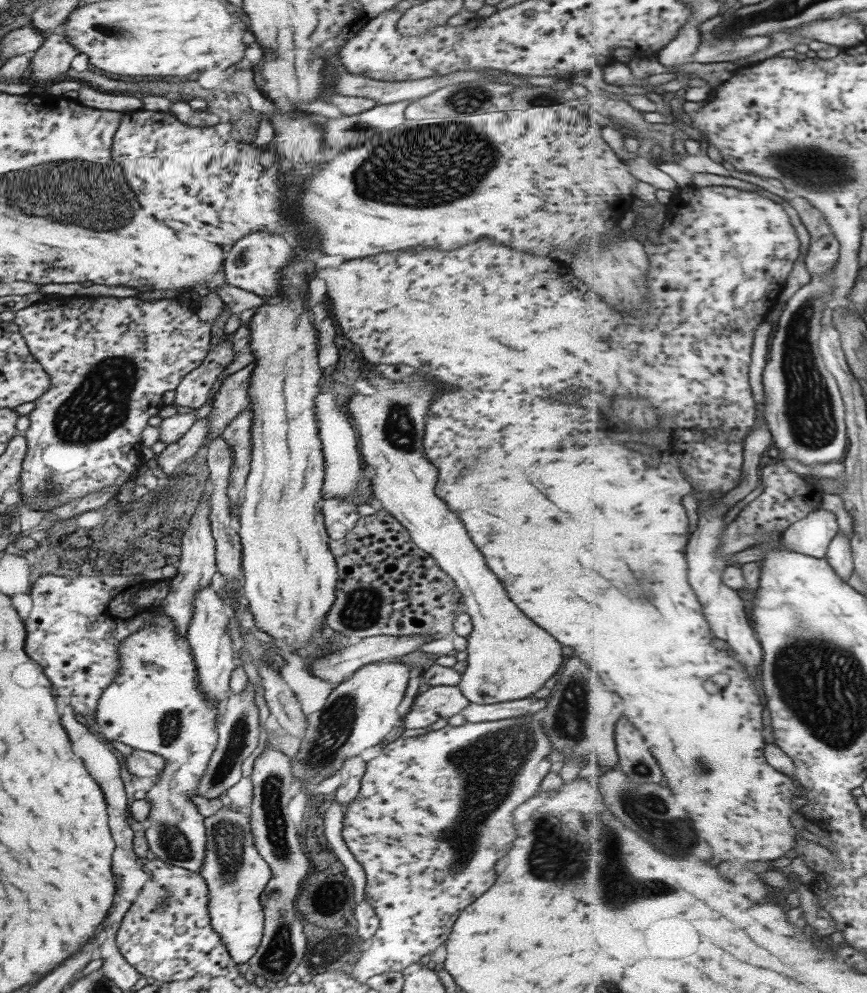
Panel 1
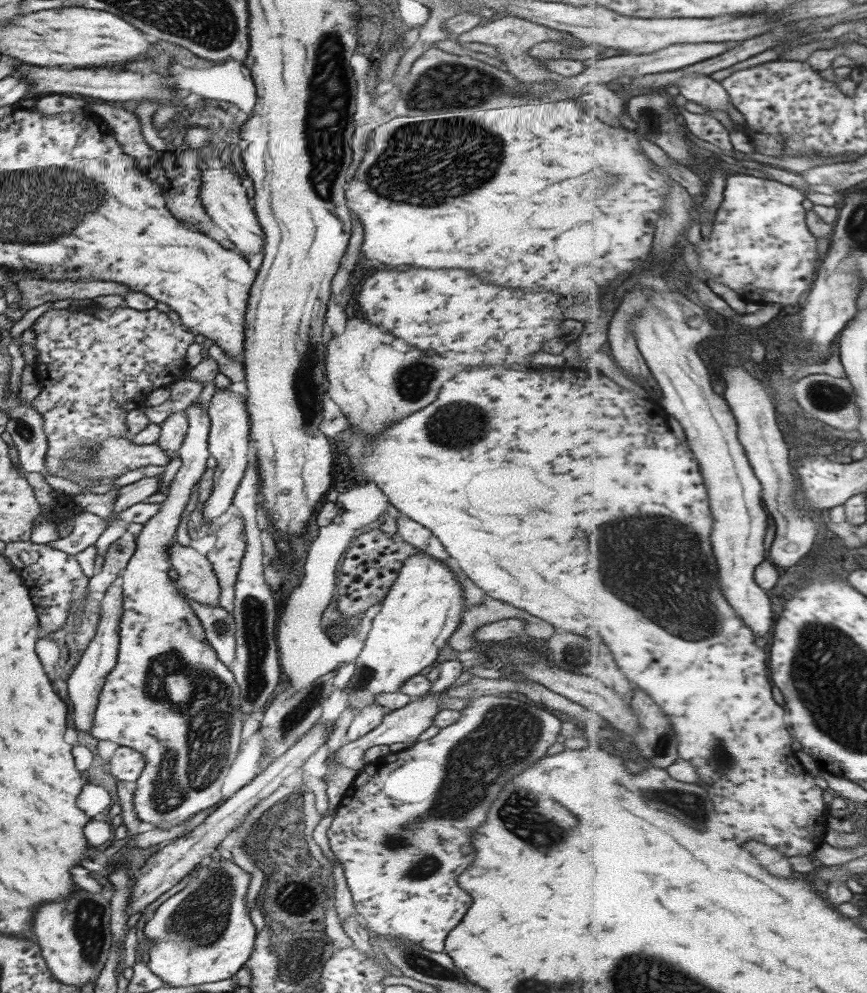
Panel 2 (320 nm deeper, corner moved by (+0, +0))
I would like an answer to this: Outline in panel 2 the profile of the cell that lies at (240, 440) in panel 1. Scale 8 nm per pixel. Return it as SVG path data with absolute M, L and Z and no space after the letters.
M238 514L232 515L229 521L215 531L215 544L205 555L217 579L218 605L228 613L234 607L234 581L246 547L239 536L242 531L245 531L242 518Z

